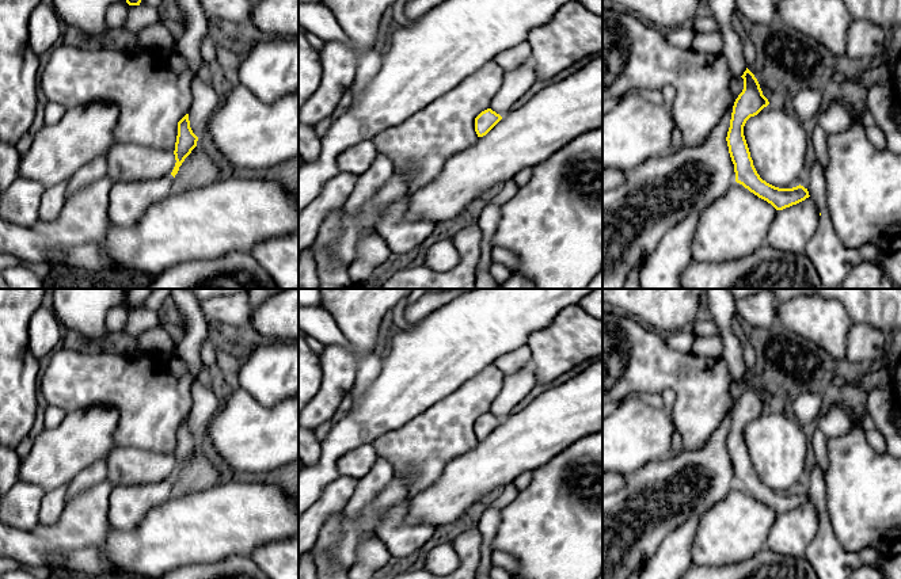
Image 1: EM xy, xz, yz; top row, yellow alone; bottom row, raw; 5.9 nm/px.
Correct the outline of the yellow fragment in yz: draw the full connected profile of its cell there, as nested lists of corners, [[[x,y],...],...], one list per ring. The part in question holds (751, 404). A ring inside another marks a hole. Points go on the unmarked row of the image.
[[[748,372],[741,381],[744,382],[744,393],[734,405],[726,441],[734,468],[735,485],[771,507],[776,514],[783,514],[805,504],[810,499],[807,492],[801,488],[792,492],[779,492],[763,484],[757,477],[744,439],[744,430],[750,420],[757,419],[769,405],[763,399],[757,382]]]

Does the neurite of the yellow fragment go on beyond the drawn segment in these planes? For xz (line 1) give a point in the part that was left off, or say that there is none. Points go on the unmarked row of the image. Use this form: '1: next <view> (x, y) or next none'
1: next none

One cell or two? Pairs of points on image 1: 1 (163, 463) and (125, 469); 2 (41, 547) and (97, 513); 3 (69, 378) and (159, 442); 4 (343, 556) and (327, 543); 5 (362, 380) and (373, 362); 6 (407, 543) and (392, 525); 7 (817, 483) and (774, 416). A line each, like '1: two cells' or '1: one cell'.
1: one cell
2: one cell
3: one cell
4: two cells
5: one cell
6: one cell
7: two cells

